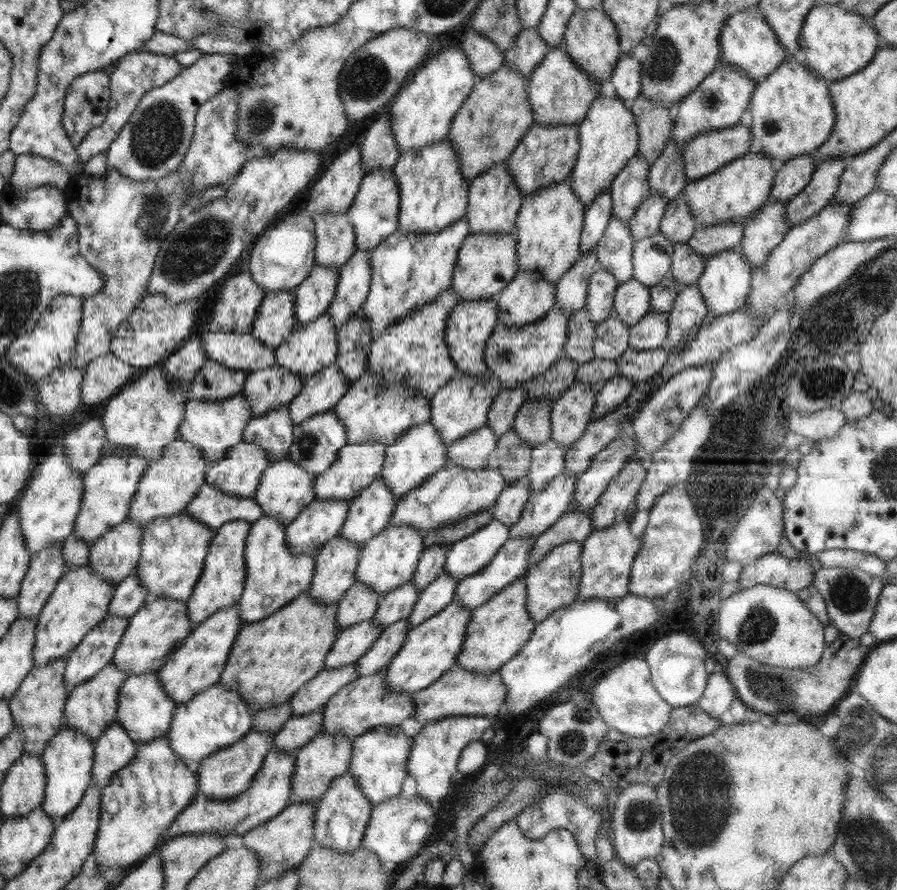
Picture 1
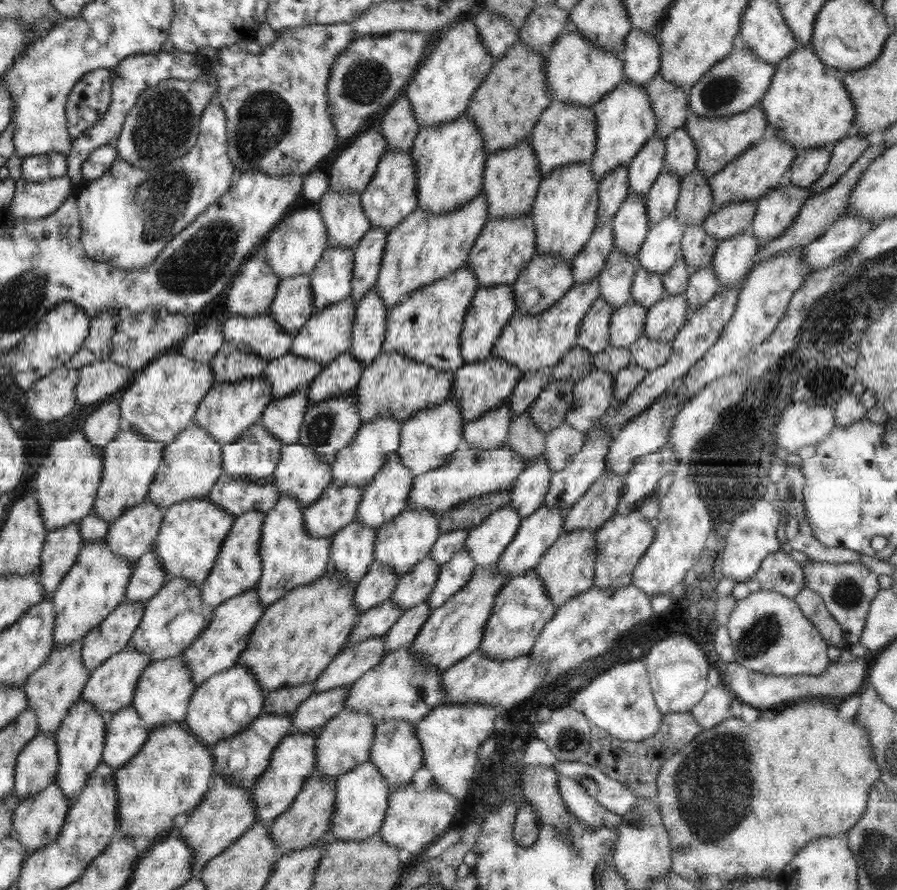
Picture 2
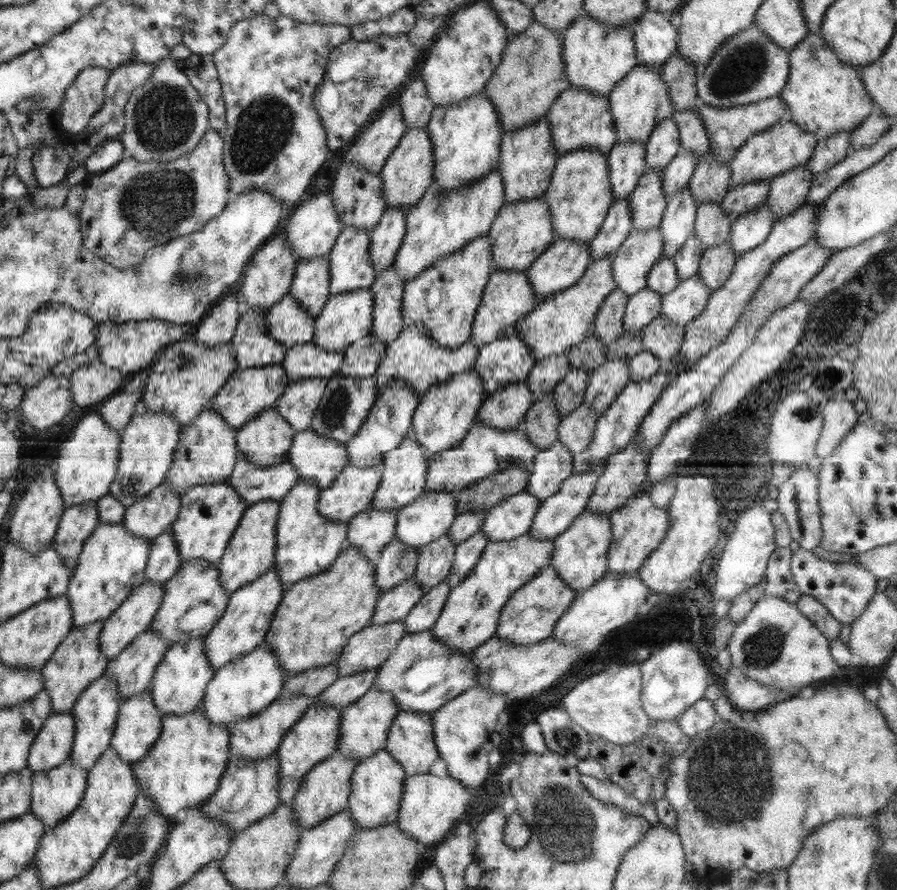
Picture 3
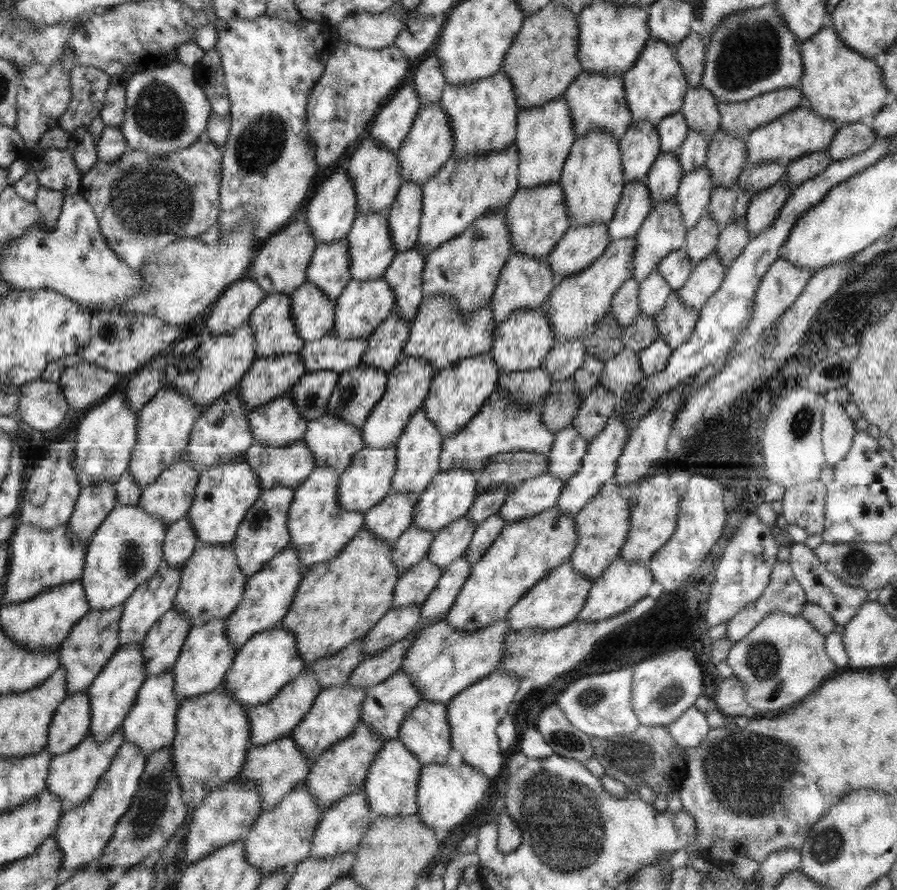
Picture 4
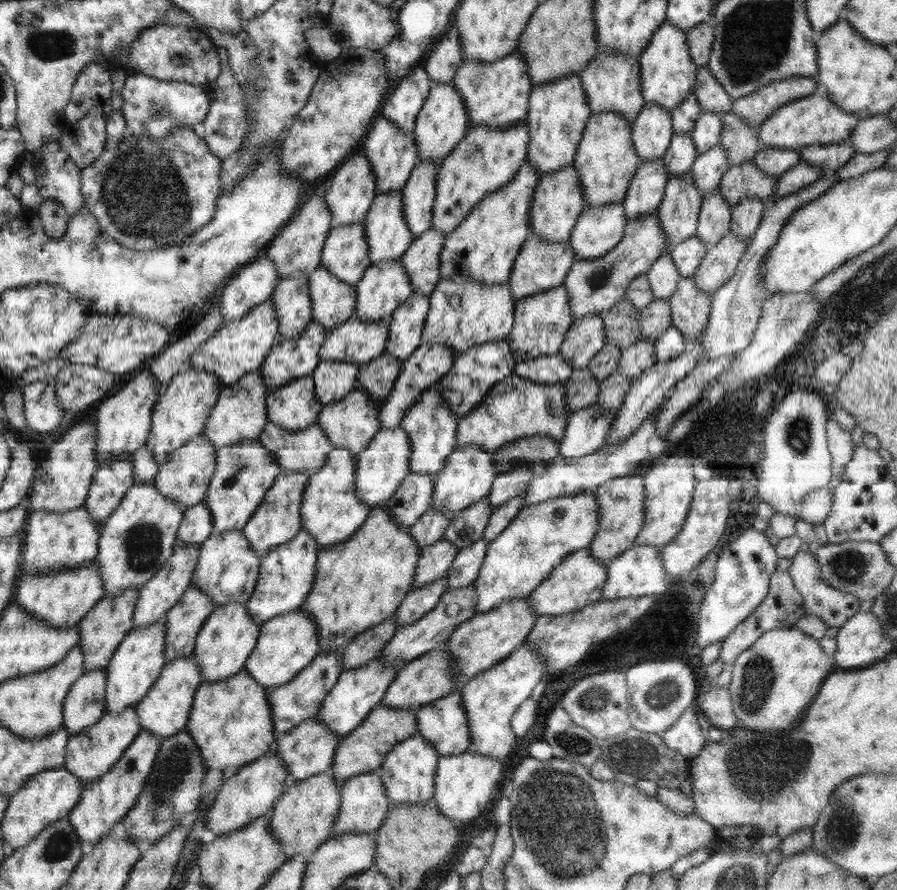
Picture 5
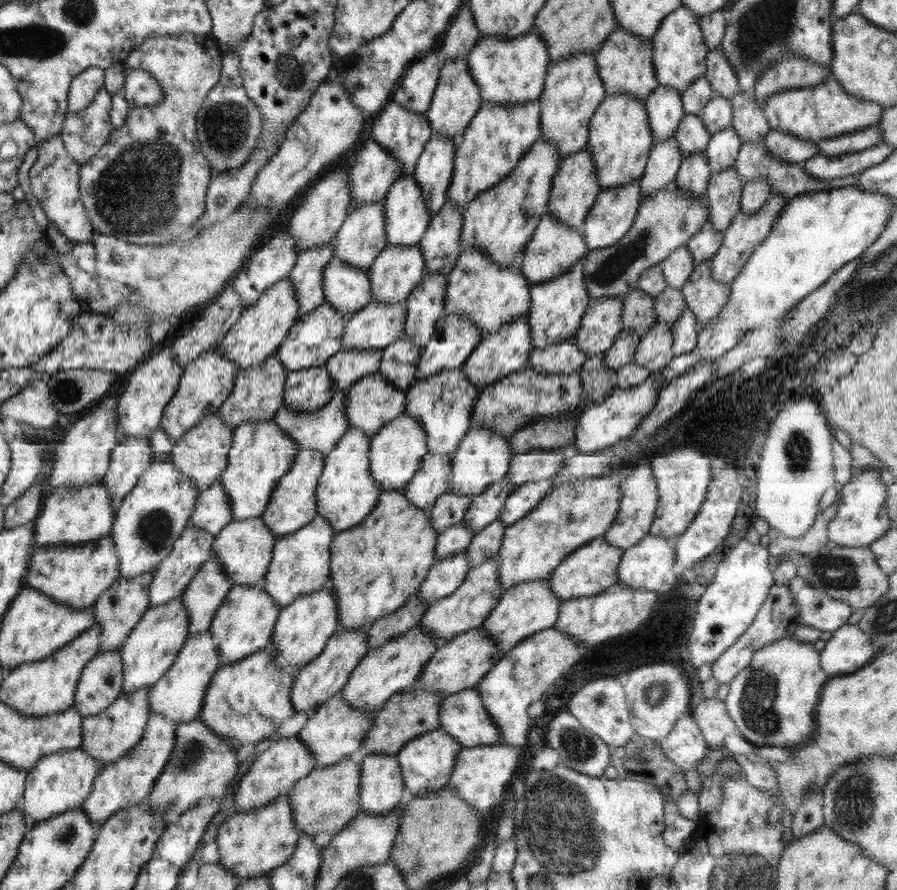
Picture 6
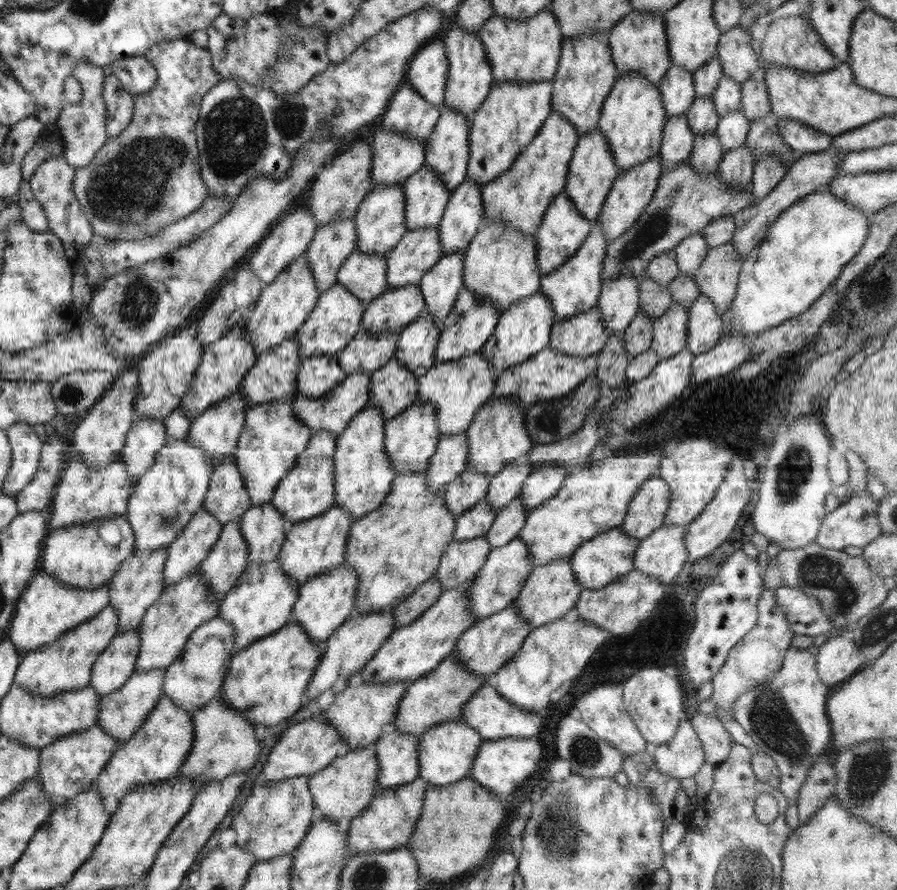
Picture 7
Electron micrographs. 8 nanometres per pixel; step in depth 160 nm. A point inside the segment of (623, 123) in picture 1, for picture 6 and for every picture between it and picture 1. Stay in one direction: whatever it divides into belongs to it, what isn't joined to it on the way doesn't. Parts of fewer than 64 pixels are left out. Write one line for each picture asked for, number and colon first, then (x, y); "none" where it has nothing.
2: (625, 119)
3: (640, 100)
4: (655, 84)
5: (668, 74)
6: (679, 54)

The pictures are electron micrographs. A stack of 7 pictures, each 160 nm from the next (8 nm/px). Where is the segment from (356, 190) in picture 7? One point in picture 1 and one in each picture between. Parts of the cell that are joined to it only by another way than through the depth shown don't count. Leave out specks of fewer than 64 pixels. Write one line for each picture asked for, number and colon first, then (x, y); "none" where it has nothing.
1: (236, 310)
2: (253, 289)
3: (267, 278)
4: (280, 266)
5: (297, 249)
6: (315, 222)

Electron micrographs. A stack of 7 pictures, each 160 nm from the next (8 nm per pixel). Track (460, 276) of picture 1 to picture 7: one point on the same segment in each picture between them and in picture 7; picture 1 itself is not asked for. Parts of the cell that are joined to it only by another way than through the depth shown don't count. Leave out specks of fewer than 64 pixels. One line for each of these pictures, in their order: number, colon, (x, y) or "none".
2: (505, 245)
3: (522, 231)
4: (536, 218)
5: (558, 200)
6: (575, 186)
7: (592, 170)

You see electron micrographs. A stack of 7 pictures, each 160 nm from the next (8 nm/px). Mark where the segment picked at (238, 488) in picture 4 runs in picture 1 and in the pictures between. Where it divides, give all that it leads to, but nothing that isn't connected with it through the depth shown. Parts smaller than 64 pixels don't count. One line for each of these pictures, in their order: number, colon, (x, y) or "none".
1: (174, 547)
2: (189, 540)
3: (209, 514)

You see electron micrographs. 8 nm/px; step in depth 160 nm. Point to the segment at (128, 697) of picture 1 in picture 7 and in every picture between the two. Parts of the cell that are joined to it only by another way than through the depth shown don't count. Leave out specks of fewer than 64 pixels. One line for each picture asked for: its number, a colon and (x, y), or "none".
2: (162, 695)
3: (180, 679)
4: (207, 654)
5: (229, 635)
6: (244, 623)
7: (260, 603)

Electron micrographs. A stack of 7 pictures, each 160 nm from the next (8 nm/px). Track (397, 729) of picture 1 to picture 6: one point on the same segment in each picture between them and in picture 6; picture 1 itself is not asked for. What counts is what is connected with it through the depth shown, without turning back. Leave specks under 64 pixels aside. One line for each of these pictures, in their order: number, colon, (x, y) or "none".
2: (396, 752)
3: (410, 741)
4: (425, 732)
5: (443, 723)
6: (462, 715)

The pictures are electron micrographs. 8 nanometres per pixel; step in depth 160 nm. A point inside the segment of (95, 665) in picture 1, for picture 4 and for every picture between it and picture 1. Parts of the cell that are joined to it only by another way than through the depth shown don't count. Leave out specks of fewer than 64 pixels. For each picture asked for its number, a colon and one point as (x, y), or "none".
2: (115, 632)
3: (133, 617)
4: (151, 599)

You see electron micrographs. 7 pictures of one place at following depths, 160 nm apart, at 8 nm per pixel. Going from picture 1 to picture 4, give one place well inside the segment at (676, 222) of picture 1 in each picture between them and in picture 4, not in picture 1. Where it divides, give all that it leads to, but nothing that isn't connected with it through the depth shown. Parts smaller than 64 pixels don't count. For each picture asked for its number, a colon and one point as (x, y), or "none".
2: (695, 201)
3: (711, 180)
4: (727, 156)

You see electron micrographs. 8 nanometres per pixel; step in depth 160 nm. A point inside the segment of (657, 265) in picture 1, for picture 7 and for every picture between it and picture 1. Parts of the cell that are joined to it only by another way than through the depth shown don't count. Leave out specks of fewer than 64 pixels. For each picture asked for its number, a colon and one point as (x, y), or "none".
2: (661, 248)
3: (677, 225)
4: (695, 188)
5: (708, 168)
6: (722, 149)
7: (732, 129)

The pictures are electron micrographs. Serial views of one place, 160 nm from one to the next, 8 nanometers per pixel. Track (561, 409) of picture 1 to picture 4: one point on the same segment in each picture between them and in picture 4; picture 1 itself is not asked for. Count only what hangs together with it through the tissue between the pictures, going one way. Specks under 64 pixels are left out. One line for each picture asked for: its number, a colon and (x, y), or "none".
2: (593, 395)
3: (606, 382)
4: (621, 373)

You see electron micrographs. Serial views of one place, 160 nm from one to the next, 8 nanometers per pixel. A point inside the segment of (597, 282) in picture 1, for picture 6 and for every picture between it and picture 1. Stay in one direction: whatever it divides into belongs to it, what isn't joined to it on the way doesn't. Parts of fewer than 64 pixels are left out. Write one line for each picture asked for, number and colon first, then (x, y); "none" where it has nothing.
2: (615, 279)
3: (630, 264)
4: (662, 231)
5: (678, 213)
6: (693, 176)

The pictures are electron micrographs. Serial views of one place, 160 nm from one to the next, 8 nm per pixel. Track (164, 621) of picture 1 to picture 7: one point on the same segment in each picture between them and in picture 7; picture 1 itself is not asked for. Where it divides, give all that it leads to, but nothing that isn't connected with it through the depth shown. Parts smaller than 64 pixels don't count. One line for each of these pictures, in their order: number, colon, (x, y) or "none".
2: (152, 637)
3: (197, 581)
4: (211, 583)
5: (227, 568)
6: (244, 548)
7: (264, 530)

